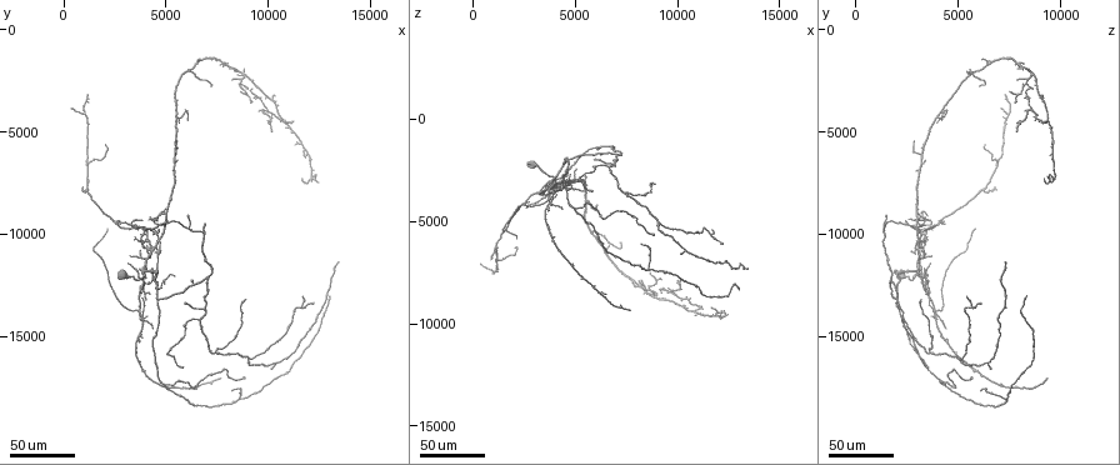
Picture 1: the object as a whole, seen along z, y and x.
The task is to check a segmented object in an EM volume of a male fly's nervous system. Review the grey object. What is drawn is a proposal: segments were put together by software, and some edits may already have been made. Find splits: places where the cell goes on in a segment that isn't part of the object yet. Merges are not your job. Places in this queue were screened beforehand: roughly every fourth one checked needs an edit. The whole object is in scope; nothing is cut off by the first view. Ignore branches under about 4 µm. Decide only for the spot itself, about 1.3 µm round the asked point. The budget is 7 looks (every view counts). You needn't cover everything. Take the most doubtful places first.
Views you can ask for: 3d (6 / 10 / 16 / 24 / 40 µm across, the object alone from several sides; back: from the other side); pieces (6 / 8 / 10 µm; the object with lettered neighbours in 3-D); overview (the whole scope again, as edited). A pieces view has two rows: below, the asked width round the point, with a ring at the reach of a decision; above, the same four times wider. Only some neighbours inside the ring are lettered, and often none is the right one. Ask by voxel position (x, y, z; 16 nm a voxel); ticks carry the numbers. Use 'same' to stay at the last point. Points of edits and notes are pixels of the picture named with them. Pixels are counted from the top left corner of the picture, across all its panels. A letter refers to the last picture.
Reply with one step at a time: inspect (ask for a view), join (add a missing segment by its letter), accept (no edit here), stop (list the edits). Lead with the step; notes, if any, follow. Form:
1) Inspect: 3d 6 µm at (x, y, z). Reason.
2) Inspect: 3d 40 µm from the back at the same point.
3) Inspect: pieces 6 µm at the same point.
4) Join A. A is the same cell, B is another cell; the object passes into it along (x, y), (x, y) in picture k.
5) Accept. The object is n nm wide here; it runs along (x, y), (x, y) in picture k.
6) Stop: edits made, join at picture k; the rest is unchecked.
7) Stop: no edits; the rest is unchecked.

Inspect: 3d 40 µm at (9000, 13200, 3100). An open end.

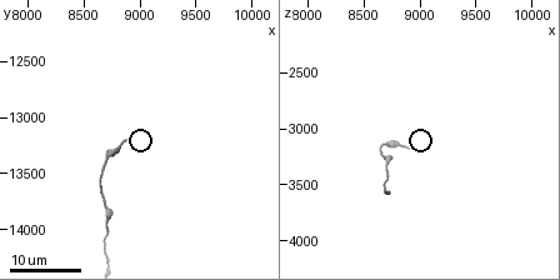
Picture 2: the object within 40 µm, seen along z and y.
Inspect: pieces 6 µm at (8880, 13180, 3160). What lies round it.

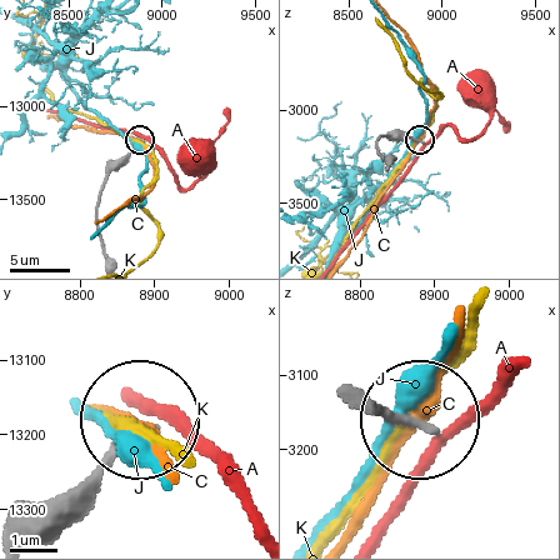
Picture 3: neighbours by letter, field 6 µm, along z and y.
Accept. The object is 170 nm wide here; A, C, J and K are other cells; none of them fits.

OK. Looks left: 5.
Inspect: 3d 40 µm at (13500, 11300, 7400). Free end.

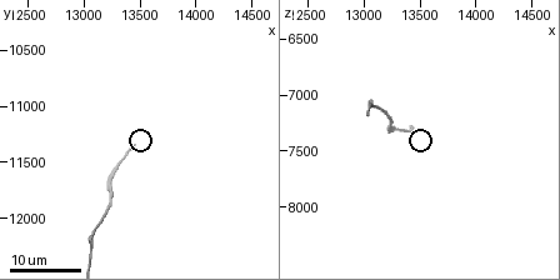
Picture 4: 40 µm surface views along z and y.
Inspect: pieces 10 µm at (13460, 11340, 7300).

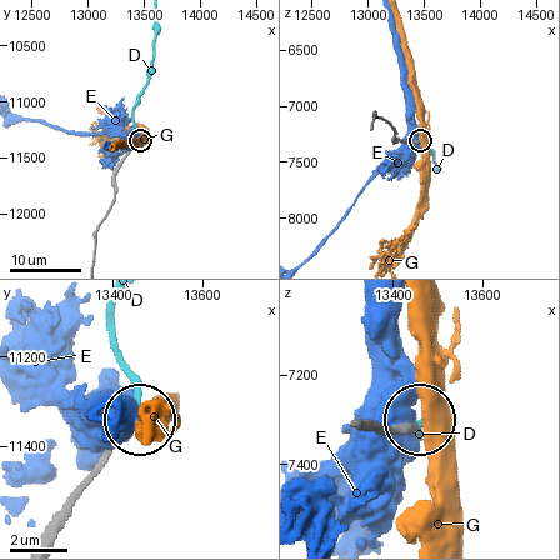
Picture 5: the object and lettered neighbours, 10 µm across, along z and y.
Join D. D is the same cell, E and G are other cells; it goes on there.

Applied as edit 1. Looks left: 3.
Inspect: 3d 40 µm at (4200, 13000, 3400). Tapers out.

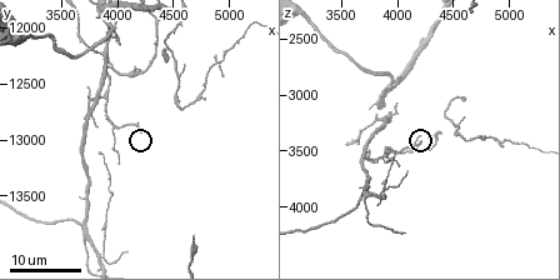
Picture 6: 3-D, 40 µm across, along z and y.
Inspect: pieces 10 µm at (4200, 12940, 3420).

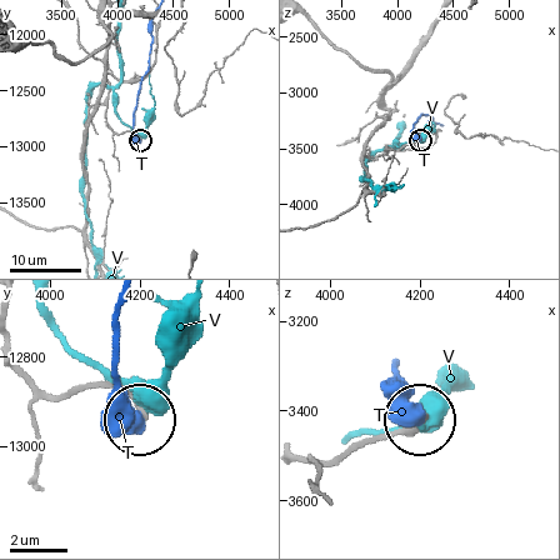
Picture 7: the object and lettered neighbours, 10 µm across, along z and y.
Accept. T and V are other cells; it runs along (300, 459), (350, 454), (420, 419) in picture 7; none of them fits.

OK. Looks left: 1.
Stop: edits made, join at picture 5; the rest is unchecked.

